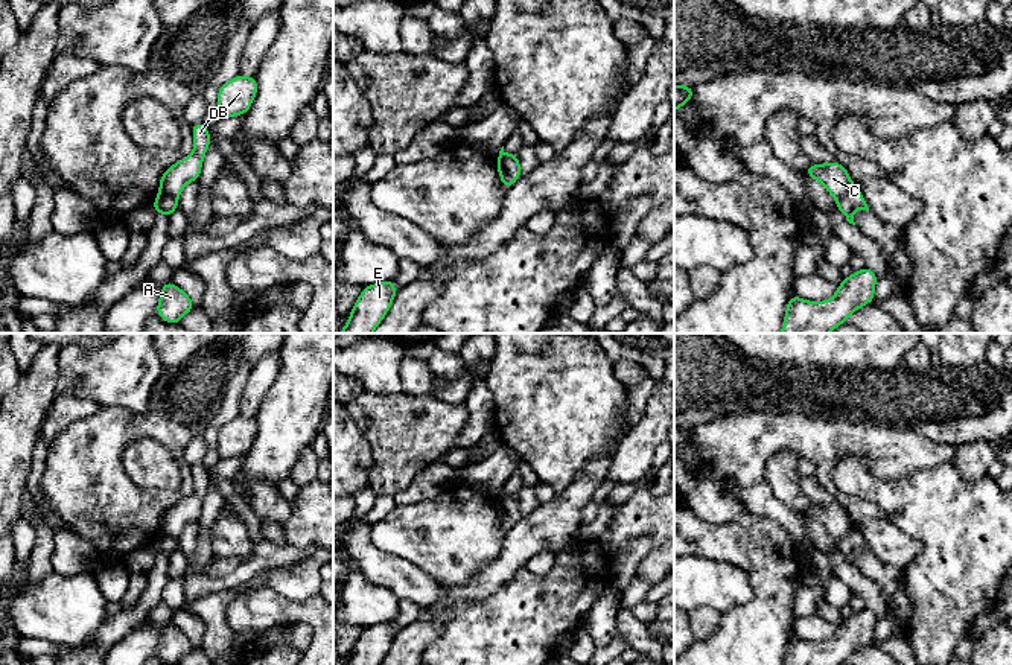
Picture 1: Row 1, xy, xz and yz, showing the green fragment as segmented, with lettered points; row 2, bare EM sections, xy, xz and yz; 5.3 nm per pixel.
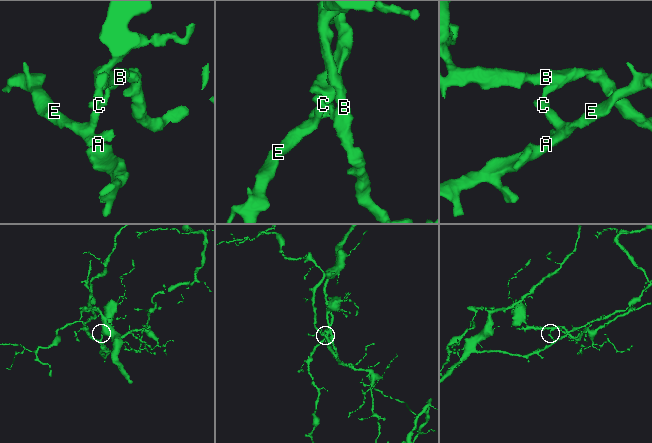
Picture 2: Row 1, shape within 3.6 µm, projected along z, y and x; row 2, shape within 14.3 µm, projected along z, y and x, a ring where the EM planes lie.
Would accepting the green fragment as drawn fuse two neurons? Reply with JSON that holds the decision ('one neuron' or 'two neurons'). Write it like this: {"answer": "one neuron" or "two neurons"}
{"answer": "two neurons"}

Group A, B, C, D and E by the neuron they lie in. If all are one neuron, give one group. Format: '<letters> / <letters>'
A E / B C D

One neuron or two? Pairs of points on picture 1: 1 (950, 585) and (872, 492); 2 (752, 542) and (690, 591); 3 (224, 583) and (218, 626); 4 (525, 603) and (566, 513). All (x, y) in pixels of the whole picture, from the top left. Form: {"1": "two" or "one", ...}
{"1": "one", "2": "two", "3": "two", "4": "two"}

